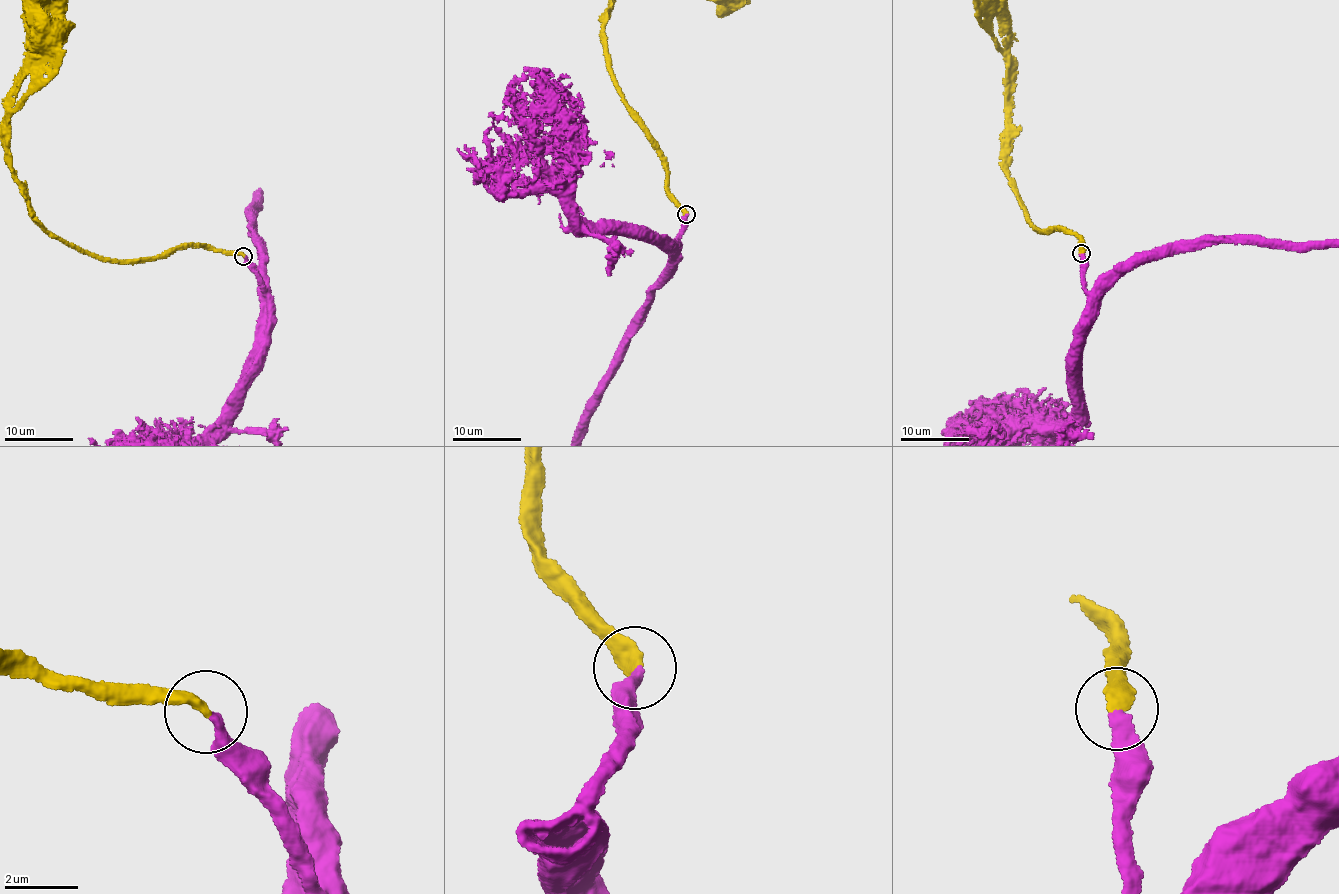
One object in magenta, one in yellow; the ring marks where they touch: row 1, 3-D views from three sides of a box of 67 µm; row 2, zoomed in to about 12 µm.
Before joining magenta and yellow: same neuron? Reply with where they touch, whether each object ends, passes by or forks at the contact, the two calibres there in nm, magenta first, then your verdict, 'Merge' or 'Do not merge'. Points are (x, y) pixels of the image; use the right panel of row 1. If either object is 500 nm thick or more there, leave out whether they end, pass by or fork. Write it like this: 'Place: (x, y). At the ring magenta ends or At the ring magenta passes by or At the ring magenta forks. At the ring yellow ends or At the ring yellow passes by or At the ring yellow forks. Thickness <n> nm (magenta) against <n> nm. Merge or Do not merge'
Place: (1081, 253). At the ring magenta ends. At the ring yellow ends. Thickness 340 nm (magenta) against 440 nm. Merge

